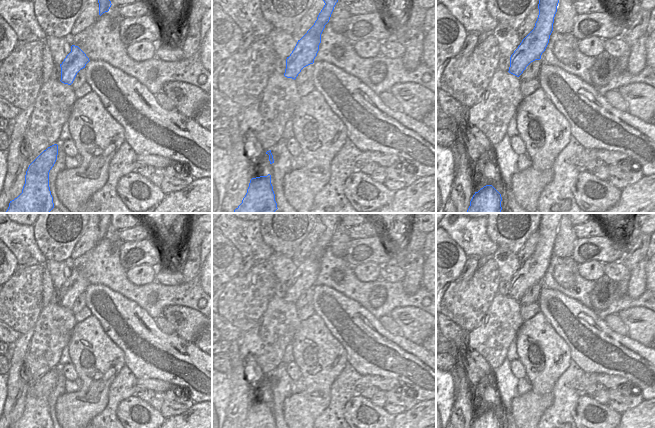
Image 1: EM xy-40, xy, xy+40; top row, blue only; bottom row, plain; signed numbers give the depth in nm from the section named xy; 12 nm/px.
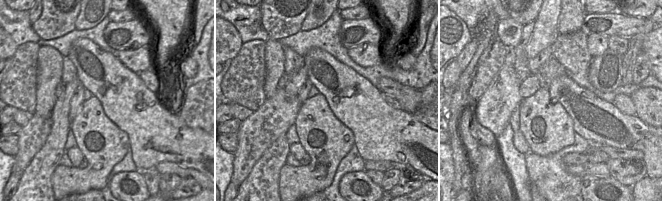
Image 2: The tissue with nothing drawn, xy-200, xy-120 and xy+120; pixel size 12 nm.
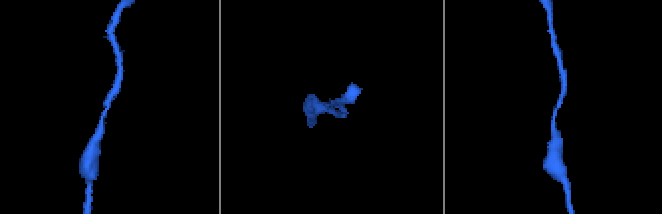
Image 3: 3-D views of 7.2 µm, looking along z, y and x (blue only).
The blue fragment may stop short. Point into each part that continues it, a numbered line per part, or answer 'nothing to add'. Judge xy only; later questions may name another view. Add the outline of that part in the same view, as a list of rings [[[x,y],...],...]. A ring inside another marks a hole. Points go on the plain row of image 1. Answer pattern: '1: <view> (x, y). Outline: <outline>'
nothing to add

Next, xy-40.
nothing to add

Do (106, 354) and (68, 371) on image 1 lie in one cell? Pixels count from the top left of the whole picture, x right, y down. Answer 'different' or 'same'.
different

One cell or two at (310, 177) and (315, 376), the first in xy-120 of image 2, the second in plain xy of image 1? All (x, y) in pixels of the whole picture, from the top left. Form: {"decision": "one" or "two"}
{"decision": "one"}

